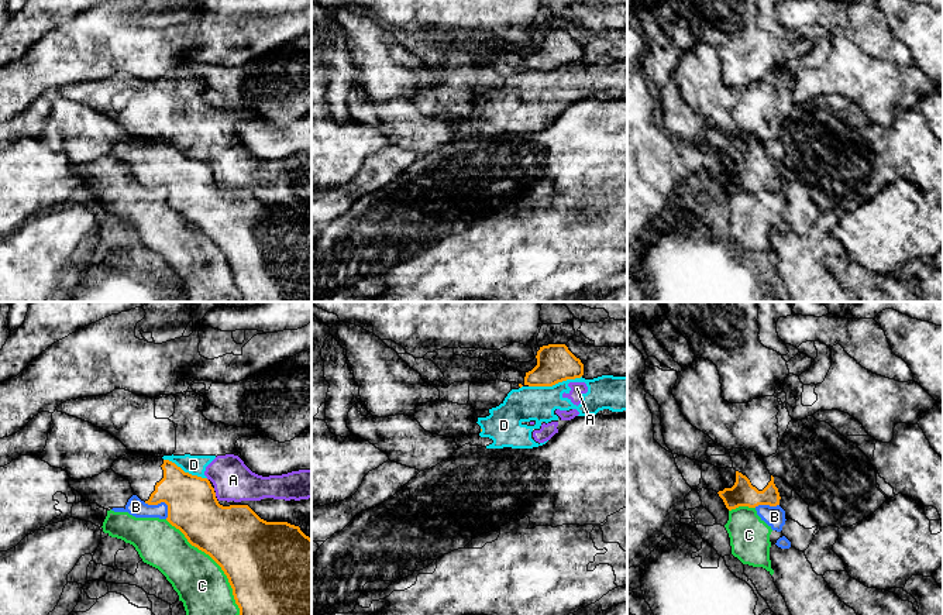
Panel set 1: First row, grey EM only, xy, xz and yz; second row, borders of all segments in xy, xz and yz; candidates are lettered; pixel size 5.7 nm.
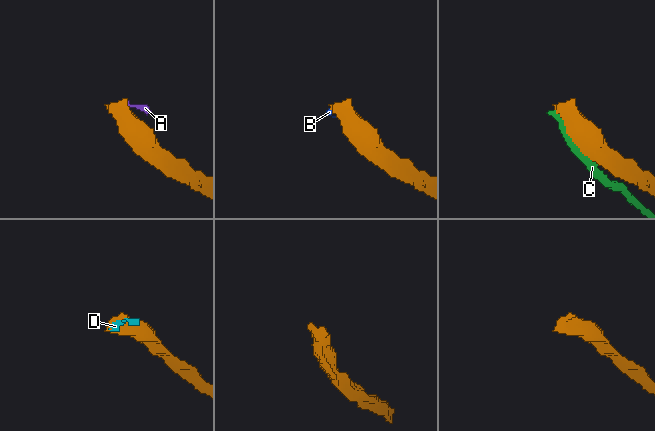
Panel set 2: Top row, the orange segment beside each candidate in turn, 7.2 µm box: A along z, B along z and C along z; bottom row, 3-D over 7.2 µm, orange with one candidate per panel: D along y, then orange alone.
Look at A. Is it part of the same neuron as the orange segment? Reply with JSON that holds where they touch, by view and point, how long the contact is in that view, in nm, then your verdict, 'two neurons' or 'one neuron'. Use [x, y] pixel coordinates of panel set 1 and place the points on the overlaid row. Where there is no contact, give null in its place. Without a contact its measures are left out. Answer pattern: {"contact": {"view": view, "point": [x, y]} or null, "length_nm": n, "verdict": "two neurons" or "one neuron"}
{"contact": {"view": "xy", "point": [214, 494]}, "length_nm": 30, "verdict": "two neurons"}

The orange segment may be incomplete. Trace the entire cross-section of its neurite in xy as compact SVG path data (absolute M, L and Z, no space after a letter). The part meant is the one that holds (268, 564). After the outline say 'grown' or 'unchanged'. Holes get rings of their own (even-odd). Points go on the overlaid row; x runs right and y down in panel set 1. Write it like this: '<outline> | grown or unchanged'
M128 451L113 463L111 470L128 480L134 495L145 504L168 505L166 520L179 529L192 546L209 554L227 576L240 615L312 615L312 539L299 526L288 522L266 522L248 505L220 505L207 478L185 473L162 457Z | grown

